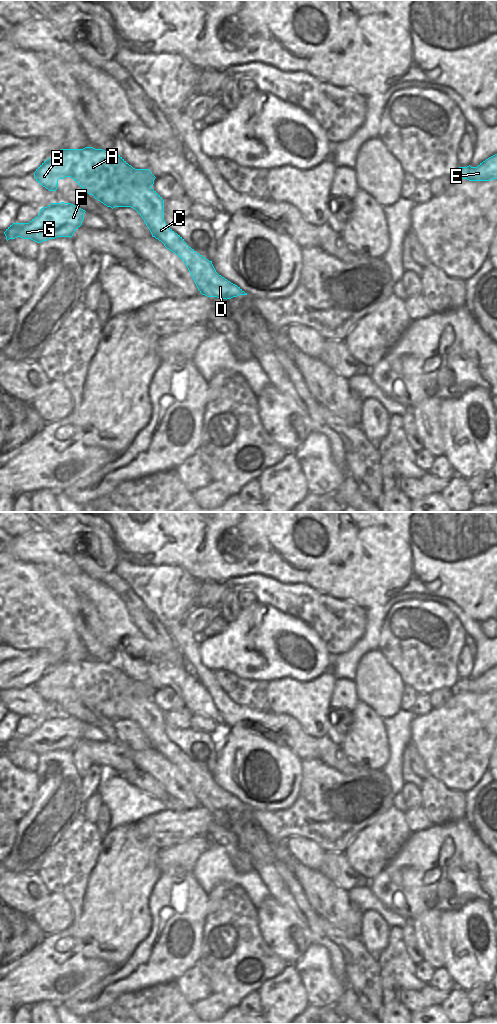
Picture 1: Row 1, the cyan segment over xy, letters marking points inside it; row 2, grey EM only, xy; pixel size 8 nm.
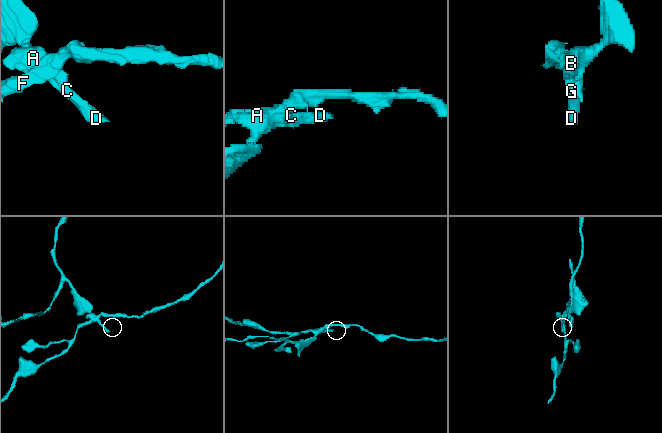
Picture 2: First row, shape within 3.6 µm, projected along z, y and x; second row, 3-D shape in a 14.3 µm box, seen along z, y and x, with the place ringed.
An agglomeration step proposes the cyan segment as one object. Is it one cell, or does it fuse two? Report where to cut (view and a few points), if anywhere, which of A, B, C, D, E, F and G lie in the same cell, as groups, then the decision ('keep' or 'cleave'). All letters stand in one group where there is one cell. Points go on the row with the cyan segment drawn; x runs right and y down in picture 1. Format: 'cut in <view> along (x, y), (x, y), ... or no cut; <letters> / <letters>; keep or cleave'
cut in xy along (123, 180), (151, 187); A B C D / E F G; cleave

